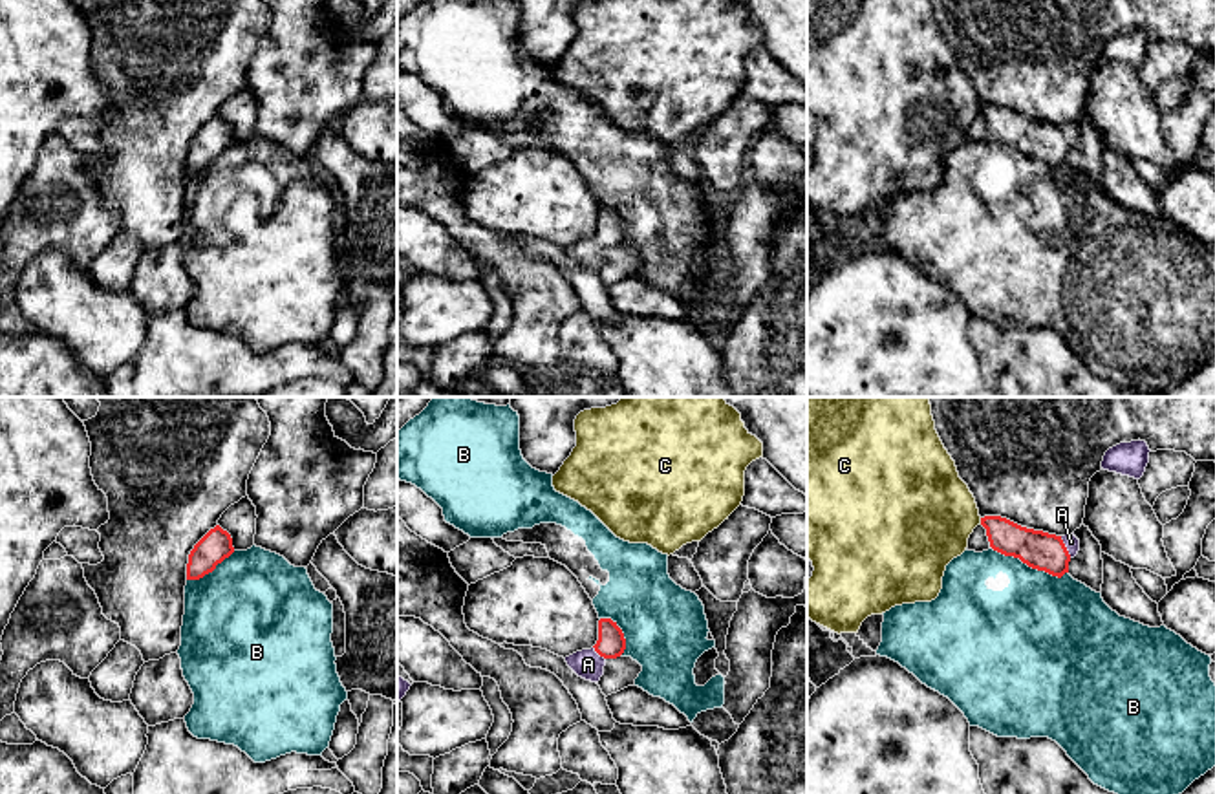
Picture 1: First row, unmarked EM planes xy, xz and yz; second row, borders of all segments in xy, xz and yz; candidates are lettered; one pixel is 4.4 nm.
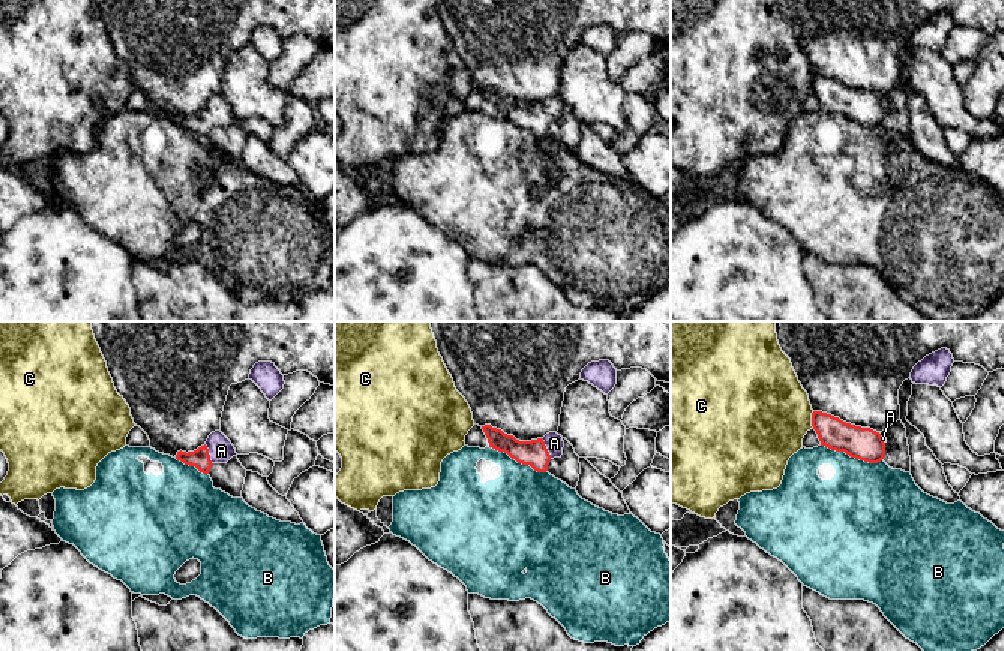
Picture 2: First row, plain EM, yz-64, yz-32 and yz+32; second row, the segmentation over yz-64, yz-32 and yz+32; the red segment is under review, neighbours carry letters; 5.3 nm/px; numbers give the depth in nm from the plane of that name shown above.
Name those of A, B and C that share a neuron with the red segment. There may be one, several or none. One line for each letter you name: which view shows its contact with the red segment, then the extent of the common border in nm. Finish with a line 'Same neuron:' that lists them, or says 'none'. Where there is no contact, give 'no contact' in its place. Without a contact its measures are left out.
A: yz | 110 nm
Same neuron: A

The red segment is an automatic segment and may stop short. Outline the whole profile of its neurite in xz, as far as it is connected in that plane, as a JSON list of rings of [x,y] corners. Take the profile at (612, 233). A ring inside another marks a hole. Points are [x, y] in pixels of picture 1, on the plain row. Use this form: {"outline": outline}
{"outline": [[[611,209],[598,210],[598,231],[591,240],[565,247],[567,256],[582,269],[598,273],[608,249],[617,249],[626,240],[622,220]]]}

